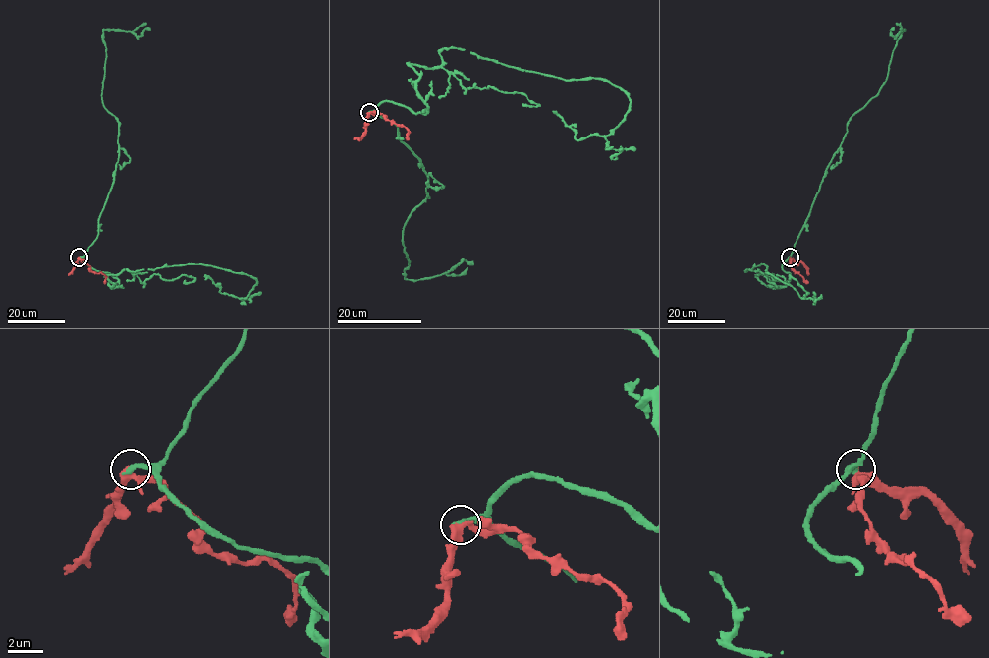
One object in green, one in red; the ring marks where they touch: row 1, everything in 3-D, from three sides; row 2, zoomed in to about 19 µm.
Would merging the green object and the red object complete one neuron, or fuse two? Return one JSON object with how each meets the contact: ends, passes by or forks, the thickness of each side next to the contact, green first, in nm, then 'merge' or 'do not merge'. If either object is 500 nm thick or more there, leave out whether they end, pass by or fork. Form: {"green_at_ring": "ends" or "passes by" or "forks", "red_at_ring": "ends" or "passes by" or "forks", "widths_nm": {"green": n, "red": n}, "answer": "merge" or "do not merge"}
{"green_at_ring": "ends", "red_at_ring": "passes by", "widths_nm": {"green": 360, "red": 320}, "answer": "merge"}

